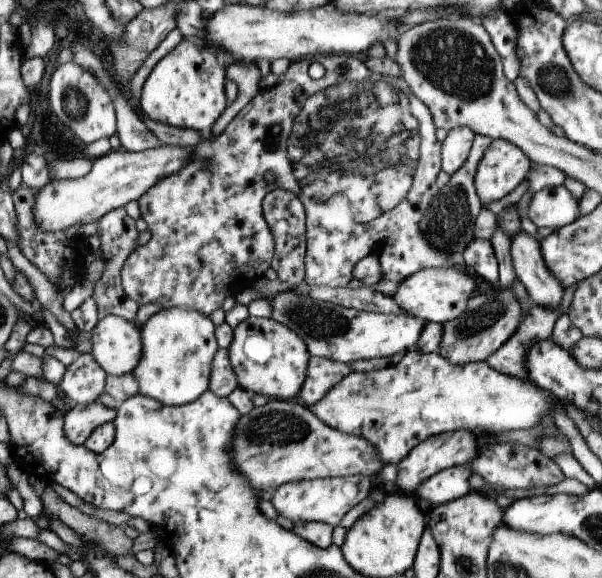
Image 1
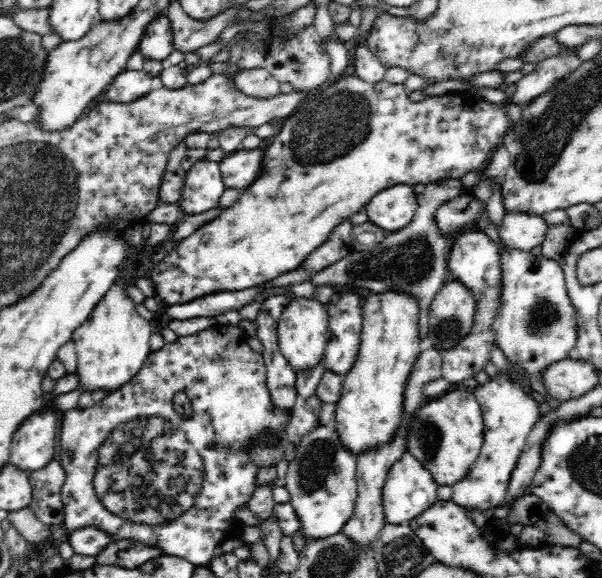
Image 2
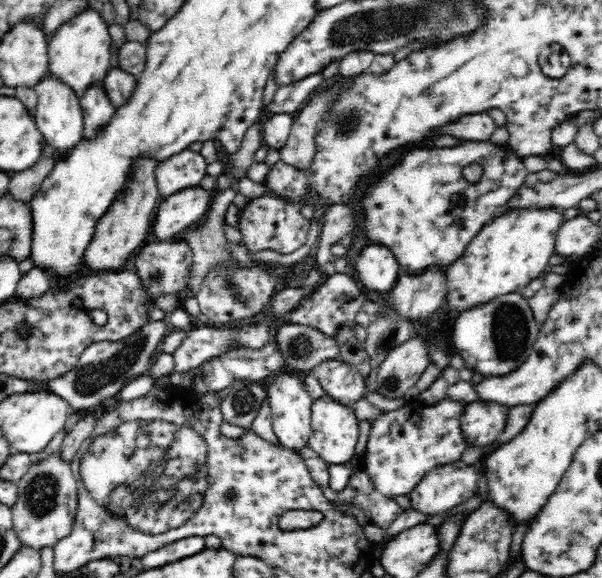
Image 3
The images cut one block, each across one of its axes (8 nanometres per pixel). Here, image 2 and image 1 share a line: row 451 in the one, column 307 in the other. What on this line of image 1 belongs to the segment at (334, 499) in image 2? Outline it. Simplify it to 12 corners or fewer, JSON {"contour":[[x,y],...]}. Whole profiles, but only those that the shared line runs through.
{"contour":[[270,298],[270,318],[311,356],[342,363],[416,348],[426,323],[408,314]]}

